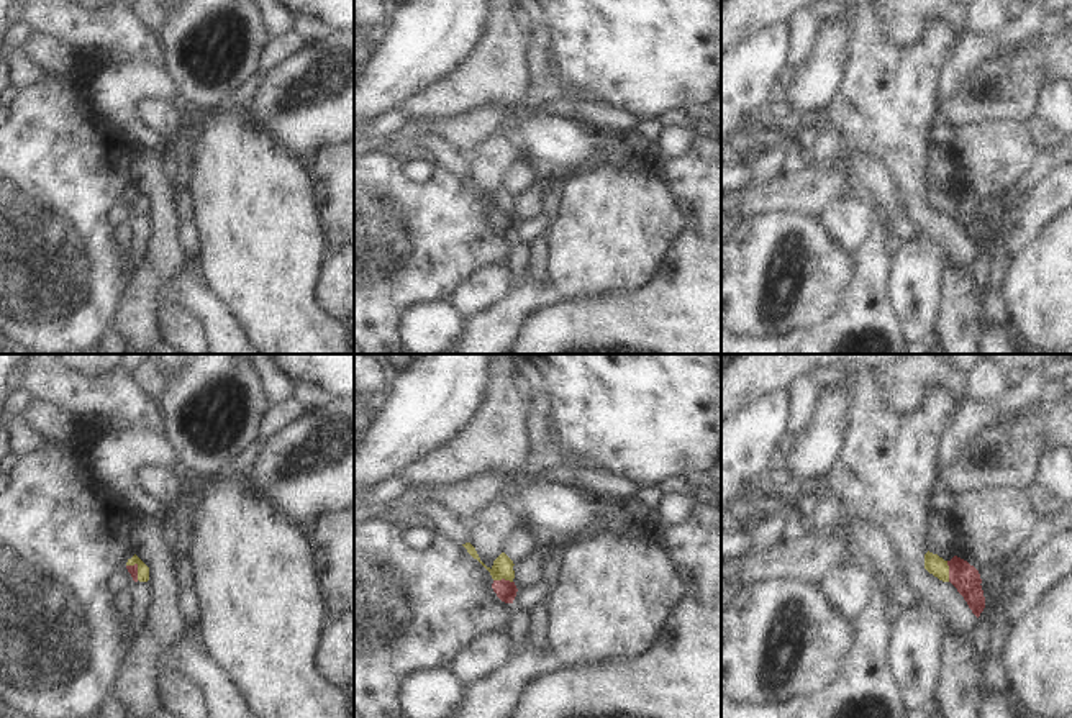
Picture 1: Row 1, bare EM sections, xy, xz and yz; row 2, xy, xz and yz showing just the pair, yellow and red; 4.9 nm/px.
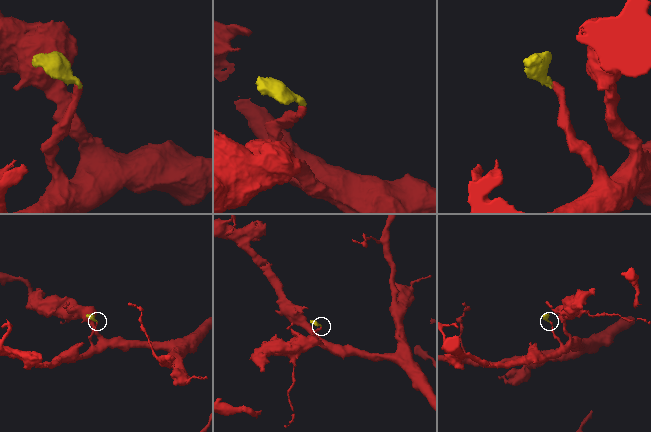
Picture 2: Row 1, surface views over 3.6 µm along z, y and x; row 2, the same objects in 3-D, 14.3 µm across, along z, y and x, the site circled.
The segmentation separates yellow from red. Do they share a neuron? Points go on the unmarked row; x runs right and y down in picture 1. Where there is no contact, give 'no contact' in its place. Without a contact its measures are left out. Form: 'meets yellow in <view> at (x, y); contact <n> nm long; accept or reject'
meets yellow in yz at (948, 204); contact 110 nm long; accept

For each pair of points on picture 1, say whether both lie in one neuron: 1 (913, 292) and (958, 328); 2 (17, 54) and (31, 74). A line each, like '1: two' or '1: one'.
1: two
2: one

